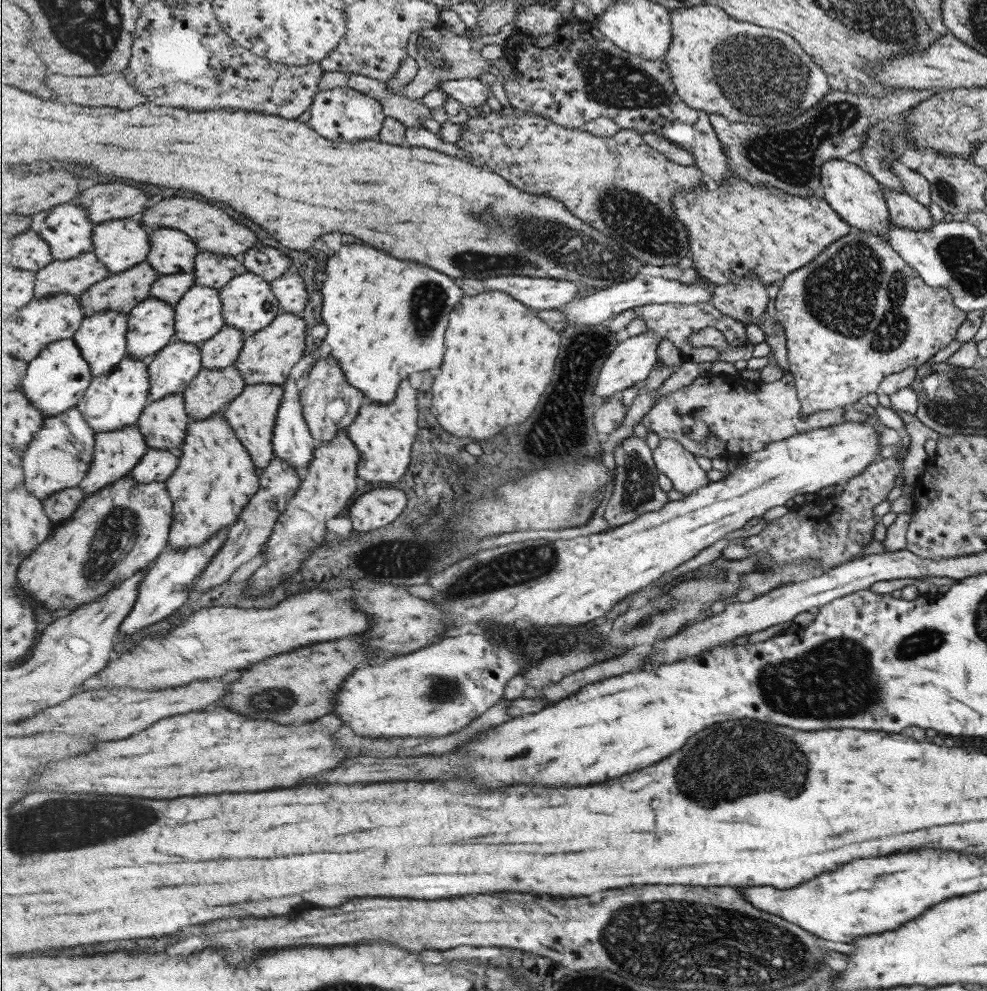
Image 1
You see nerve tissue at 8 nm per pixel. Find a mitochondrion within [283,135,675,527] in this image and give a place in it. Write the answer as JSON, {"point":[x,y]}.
{"point":[536,241]}

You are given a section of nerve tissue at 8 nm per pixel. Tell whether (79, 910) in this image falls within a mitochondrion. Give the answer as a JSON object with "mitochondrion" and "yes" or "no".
{"mitochondrion":"no"}

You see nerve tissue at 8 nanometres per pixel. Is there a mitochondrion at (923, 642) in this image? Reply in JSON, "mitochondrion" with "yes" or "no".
{"mitochondrion":"yes"}

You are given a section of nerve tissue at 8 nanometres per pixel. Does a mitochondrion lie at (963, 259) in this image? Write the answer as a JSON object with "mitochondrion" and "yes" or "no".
{"mitochondrion":"yes"}

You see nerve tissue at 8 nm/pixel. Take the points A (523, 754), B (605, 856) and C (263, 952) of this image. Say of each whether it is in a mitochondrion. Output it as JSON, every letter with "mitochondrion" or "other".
{"A":"other","B":"other","C":"other"}

